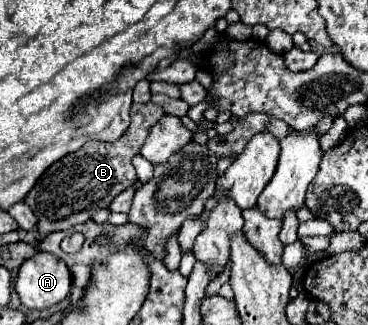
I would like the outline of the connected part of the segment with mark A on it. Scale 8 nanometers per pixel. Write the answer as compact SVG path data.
M38 251L18 269L16 291L28 309L48 309L58 305L70 293L72 275L62 259Z

